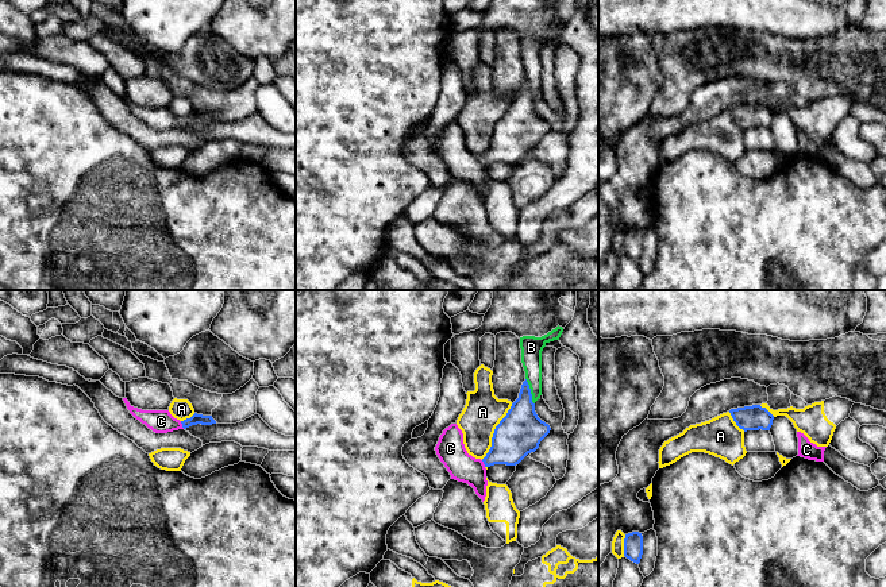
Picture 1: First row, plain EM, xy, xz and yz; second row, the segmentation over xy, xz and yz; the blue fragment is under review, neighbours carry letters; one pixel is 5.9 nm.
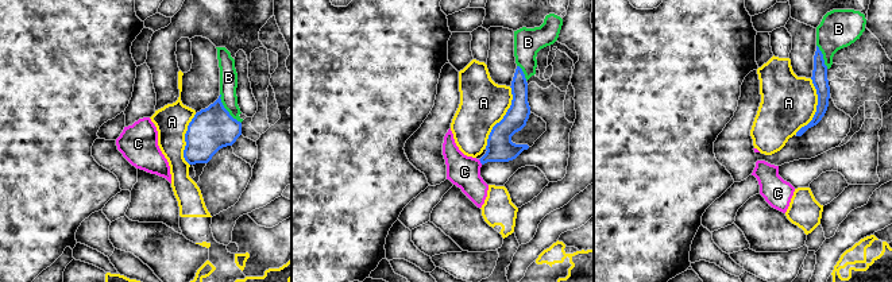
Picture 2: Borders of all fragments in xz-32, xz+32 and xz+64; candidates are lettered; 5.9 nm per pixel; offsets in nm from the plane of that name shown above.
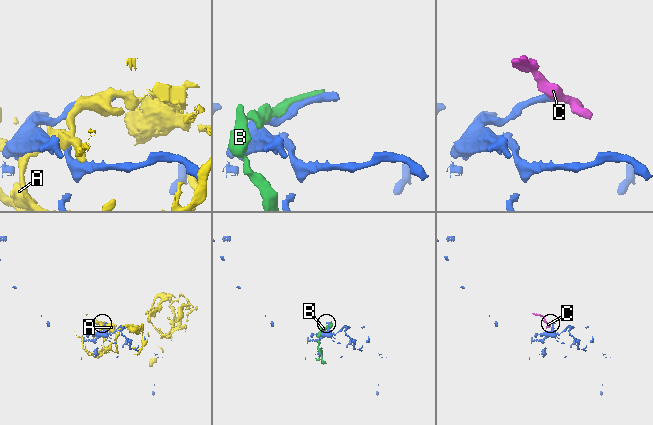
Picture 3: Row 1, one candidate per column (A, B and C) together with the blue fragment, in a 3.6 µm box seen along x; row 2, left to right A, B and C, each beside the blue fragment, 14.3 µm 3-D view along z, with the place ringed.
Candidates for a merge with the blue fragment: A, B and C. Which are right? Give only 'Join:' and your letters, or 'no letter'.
Join: C

